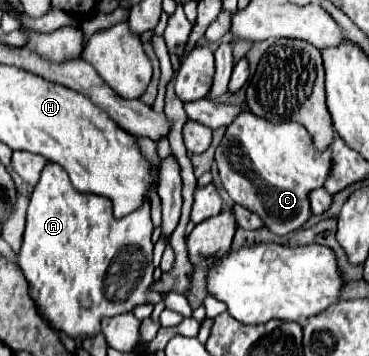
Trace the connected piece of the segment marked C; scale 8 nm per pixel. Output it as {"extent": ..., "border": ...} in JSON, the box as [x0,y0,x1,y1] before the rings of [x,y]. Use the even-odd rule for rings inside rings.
{"extent":[215,110,333,236],"border":[[[249,110],[227,128],[223,142],[215,150],[215,162],[233,202],[259,214],[263,224],[277,236],[299,230],[311,218],[309,194],[325,184],[333,166],[331,146],[319,152],[305,126],[285,122],[283,128],[277,128]]]}

